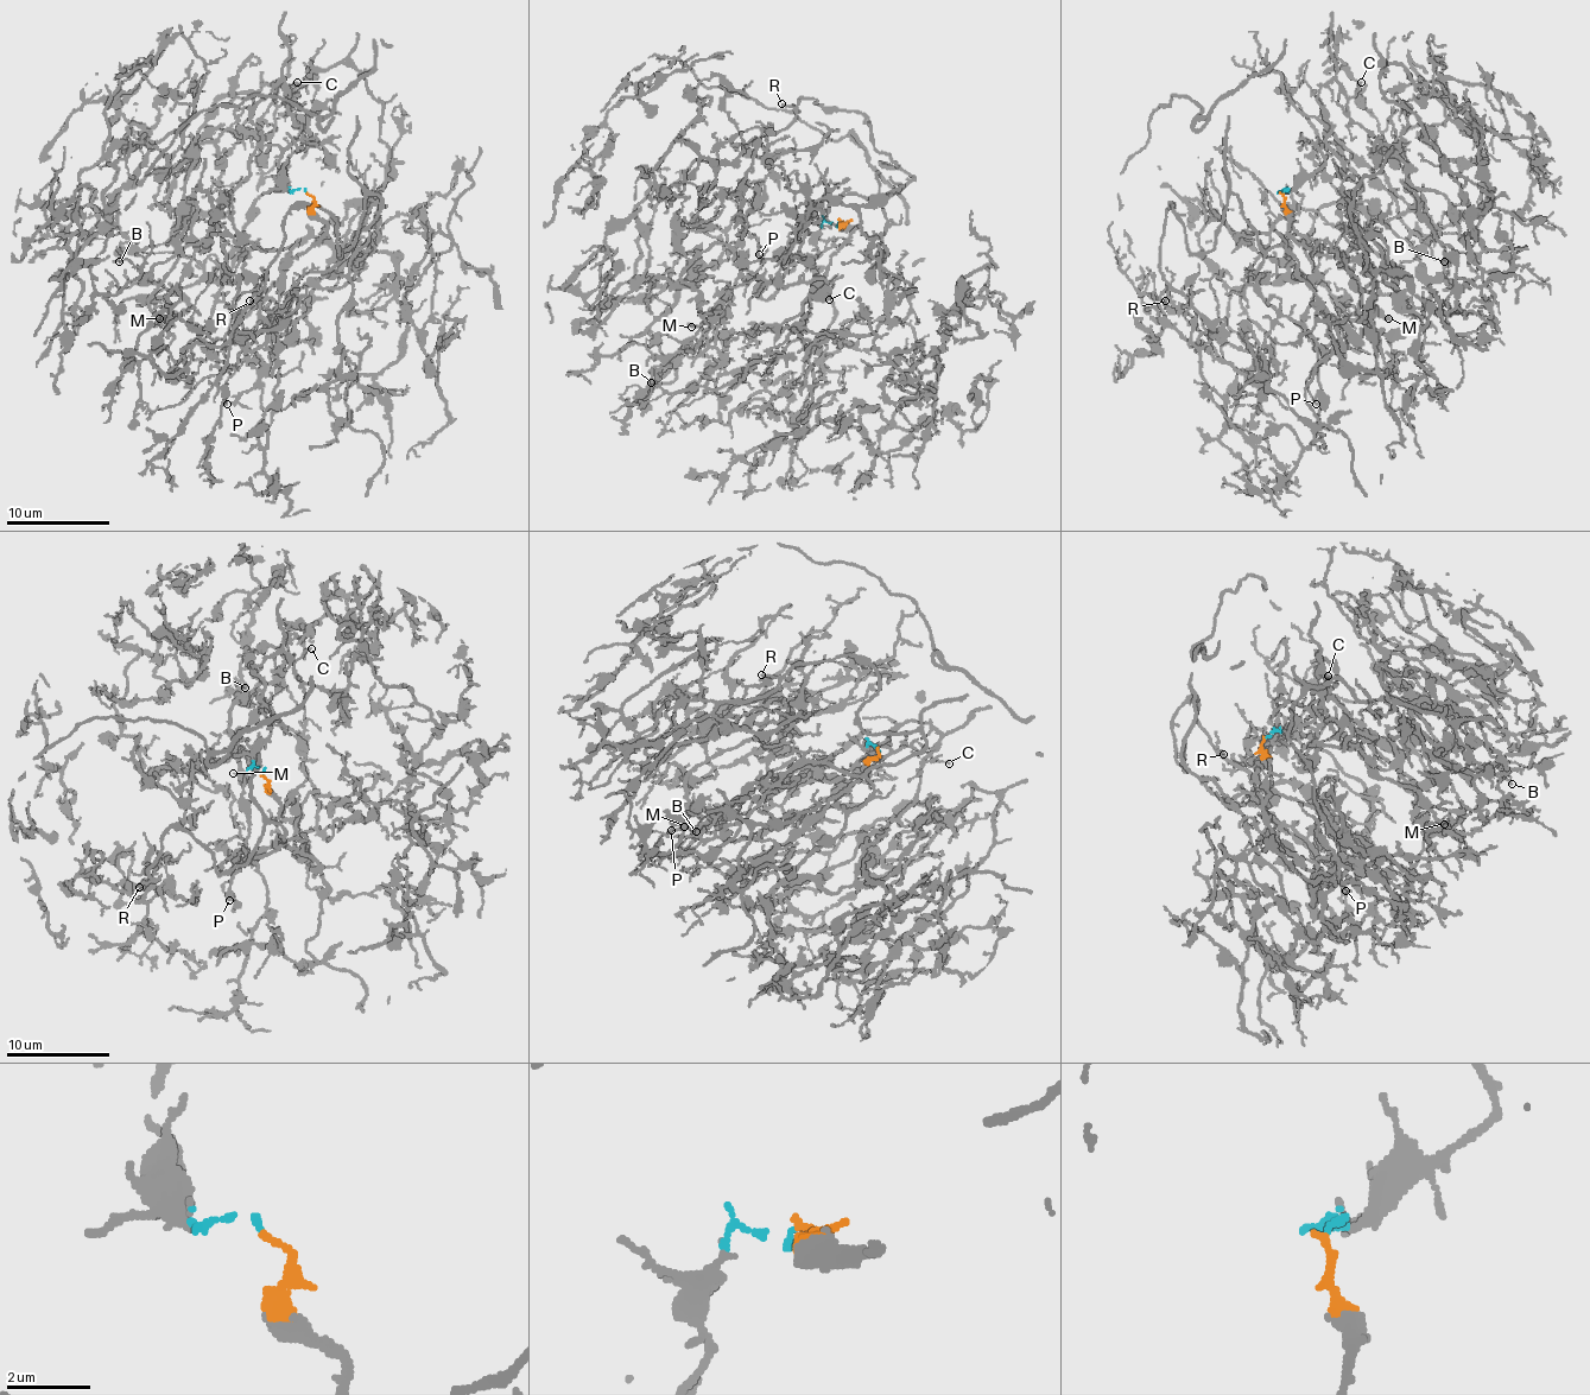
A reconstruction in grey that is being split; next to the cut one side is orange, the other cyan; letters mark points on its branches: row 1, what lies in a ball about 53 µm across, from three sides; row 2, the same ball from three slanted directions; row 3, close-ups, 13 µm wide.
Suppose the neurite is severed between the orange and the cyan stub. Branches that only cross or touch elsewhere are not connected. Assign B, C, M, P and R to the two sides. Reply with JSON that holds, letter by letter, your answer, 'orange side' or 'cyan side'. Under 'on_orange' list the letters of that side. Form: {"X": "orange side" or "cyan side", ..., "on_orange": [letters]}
{"B": "cyan side", "C": "cyan side", "M": "cyan side", "P": "orange side", "R": "orange side", "on_orange": ["P", "R"]}

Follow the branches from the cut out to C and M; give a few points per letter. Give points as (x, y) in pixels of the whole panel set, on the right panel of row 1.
C: (1283, 192), (1324, 164), (1322, 146), (1332, 125), (1317, 100), (1324, 87), (1335, 81), (1353, 96), (1361, 81)
M: (1283, 192), (1324, 164), (1322, 146), (1361, 188), (1340, 208), (1337, 245), (1357, 254), (1389, 319)

